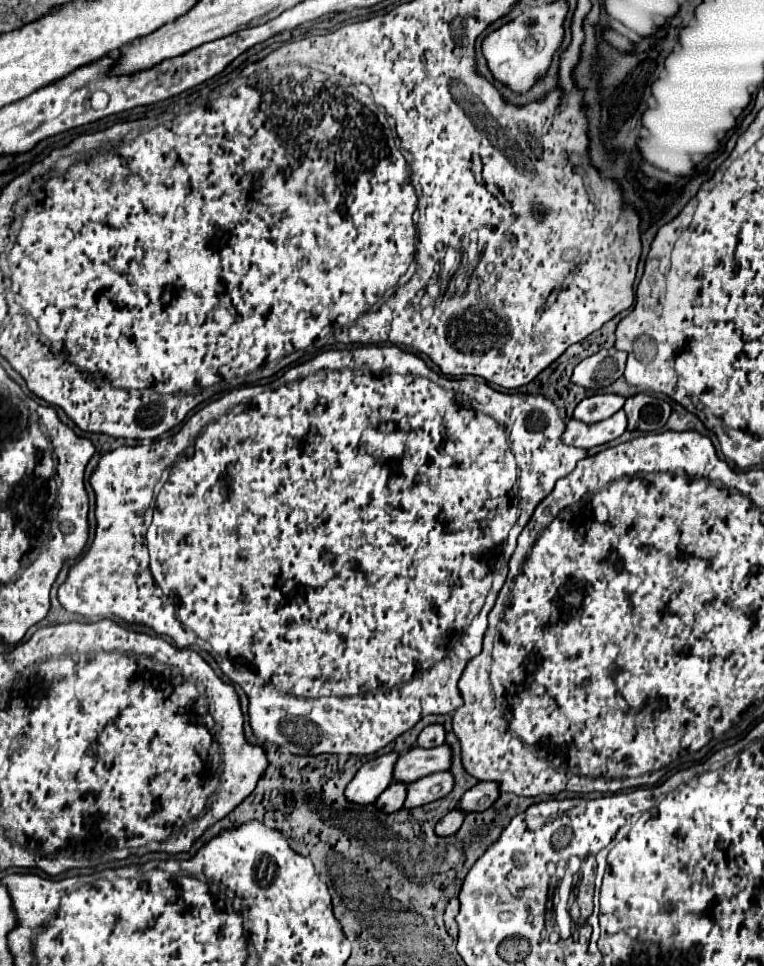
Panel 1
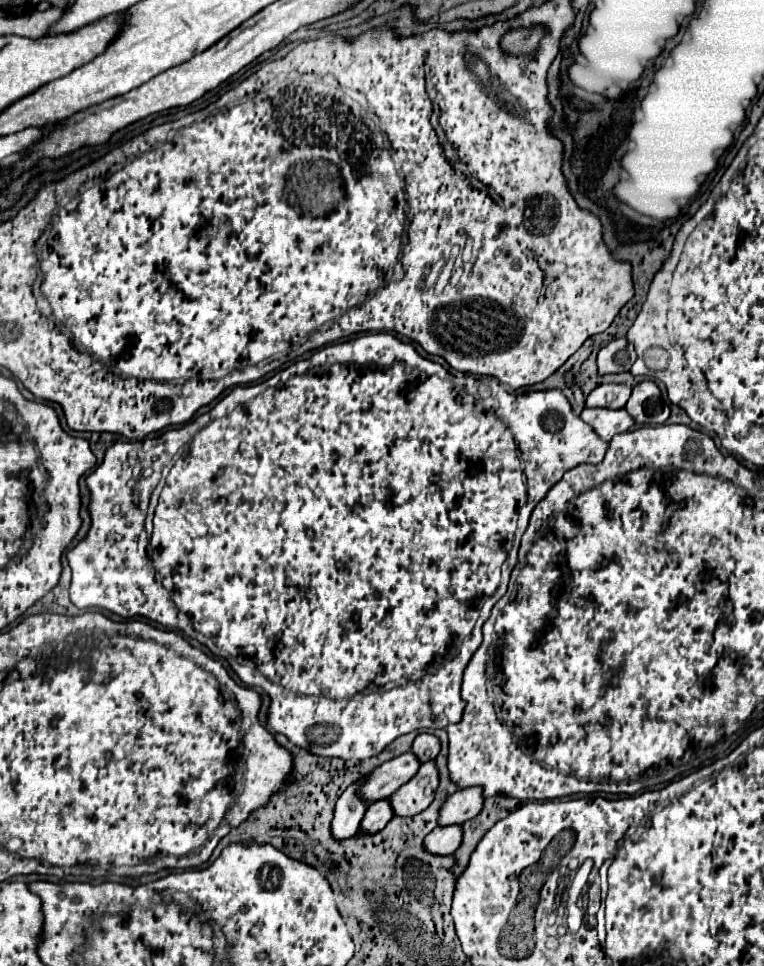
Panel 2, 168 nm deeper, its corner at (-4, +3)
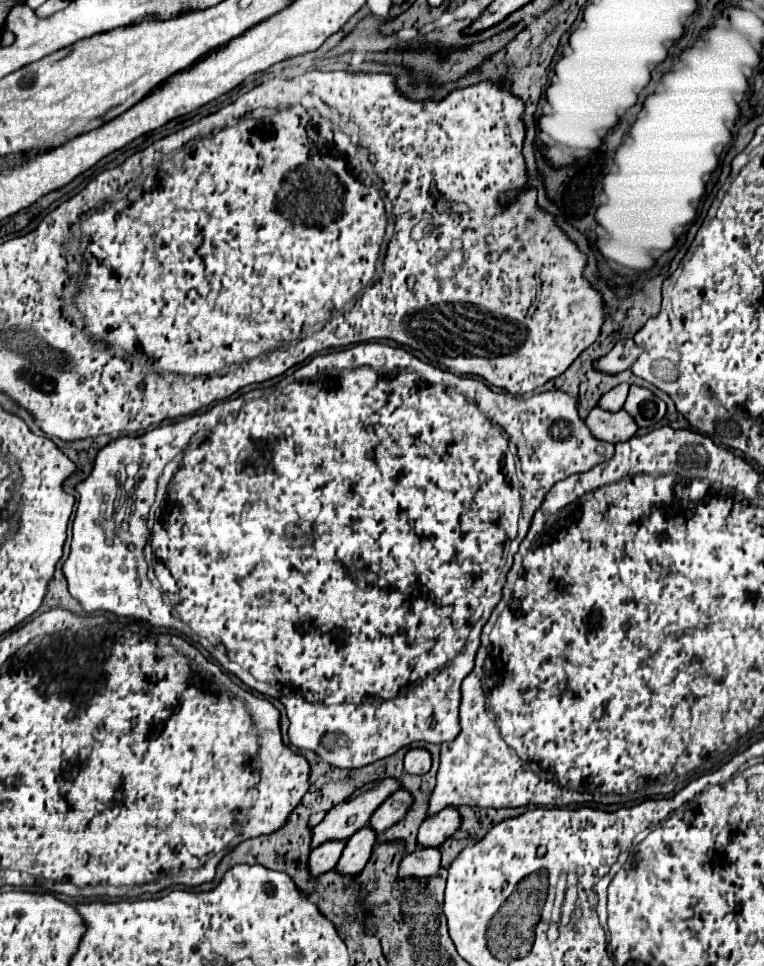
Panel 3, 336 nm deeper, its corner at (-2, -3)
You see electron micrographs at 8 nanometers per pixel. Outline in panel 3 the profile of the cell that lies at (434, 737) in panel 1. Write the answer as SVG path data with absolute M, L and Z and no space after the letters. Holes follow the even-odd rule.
M414 748L406 754L404 758L404 770L408 774L416 774L416 776L422 776L430 770L430 752L422 750L422 748Z

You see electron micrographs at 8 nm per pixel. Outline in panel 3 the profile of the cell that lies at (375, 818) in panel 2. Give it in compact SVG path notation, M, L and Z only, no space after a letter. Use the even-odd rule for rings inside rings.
M362 828L358 830L348 842L346 842L346 848L336 864L336 872L340 876L358 876L366 862L370 860L370 854L372 854L372 848L374 848L374 840L376 840L376 834L372 828Z

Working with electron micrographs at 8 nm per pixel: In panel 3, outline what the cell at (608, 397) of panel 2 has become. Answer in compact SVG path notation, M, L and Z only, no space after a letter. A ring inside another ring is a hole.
M624 382L624 384L618 384L616 388L612 388L610 392L606 392L606 394L600 398L598 406L604 408L604 410L610 410L610 412L622 410L624 400L626 400L626 396L628 396L628 386L630 386L630 384L626 384L626 382Z

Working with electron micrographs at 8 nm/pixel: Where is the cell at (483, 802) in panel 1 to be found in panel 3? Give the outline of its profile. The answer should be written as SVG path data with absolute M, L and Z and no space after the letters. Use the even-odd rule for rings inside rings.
M444 808L440 814L422 822L418 830L418 846L422 848L440 848L460 826L460 814L456 808Z

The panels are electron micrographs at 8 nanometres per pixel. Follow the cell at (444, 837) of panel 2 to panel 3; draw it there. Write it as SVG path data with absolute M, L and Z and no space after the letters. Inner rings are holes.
M416 848L416 852L402 858L398 868L400 880L406 876L414 878L430 878L440 868L440 850L438 848Z

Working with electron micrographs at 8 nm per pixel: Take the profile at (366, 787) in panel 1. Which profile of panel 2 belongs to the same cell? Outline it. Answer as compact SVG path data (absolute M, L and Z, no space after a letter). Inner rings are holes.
M366 776L352 782L336 802L334 820L332 820L332 834L338 840L350 838L360 828L360 822L368 810L368 802L364 802L364 798L360 798L360 794L358 794L358 790L364 782L366 782Z

